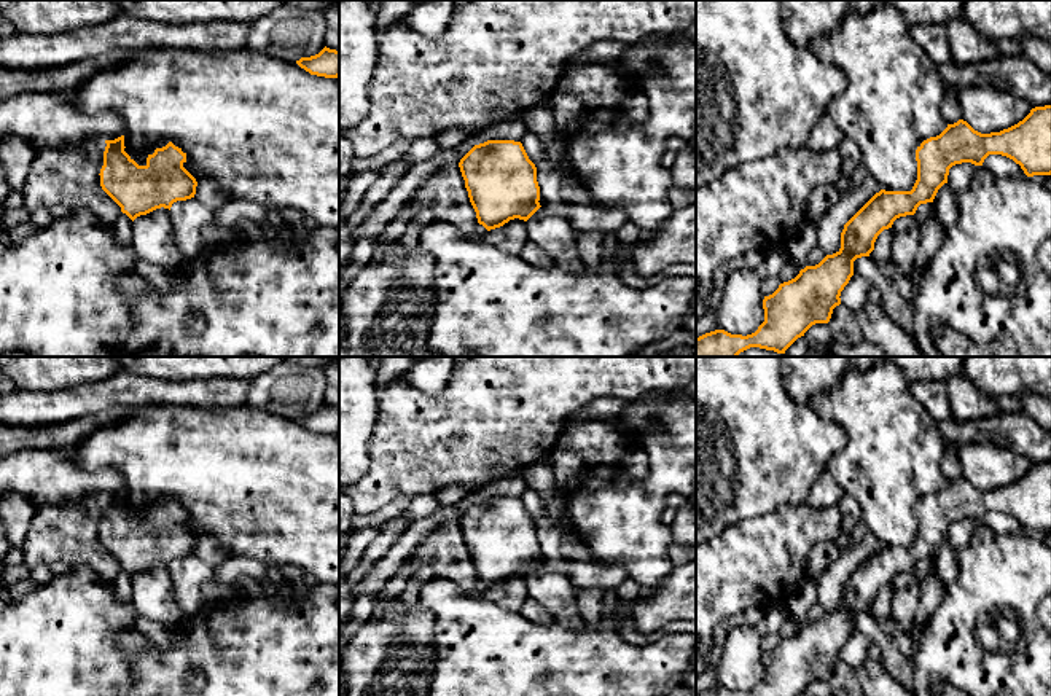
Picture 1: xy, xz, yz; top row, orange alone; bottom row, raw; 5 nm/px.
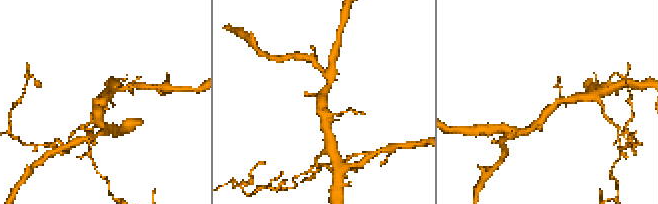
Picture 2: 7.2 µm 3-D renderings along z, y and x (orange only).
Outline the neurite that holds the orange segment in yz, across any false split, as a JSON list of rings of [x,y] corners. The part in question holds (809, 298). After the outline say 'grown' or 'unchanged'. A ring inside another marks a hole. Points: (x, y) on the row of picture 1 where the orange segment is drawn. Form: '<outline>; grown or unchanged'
[[[1051,105],[1035,107],[1018,124],[1000,132],[981,134],[967,121],[959,119],[936,137],[924,140],[916,150],[917,180],[911,191],[876,193],[846,225],[841,233],[841,248],[826,255],[819,264],[806,266],[799,274],[779,285],[763,299],[764,322],[752,334],[731,334],[715,330],[696,338],[696,357],[737,357],[750,347],[785,354],[785,350],[815,323],[828,323],[833,309],[841,304],[841,291],[854,276],[854,261],[869,256],[877,236],[892,228],[900,217],[914,215],[920,204],[933,202],[938,190],[947,183],[949,169],[971,162],[983,166],[989,154],[1002,154],[1021,166],[1027,177],[1051,175]]]; unchanged

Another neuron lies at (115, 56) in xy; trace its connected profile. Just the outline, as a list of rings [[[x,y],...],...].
[[[111,49],[105,54],[94,56],[88,61],[89,61],[89,64],[92,67],[92,73],[94,73],[99,70],[105,70],[108,67],[113,67],[113,65],[119,65],[119,64],[126,62],[127,59],[129,59],[129,51]]]

